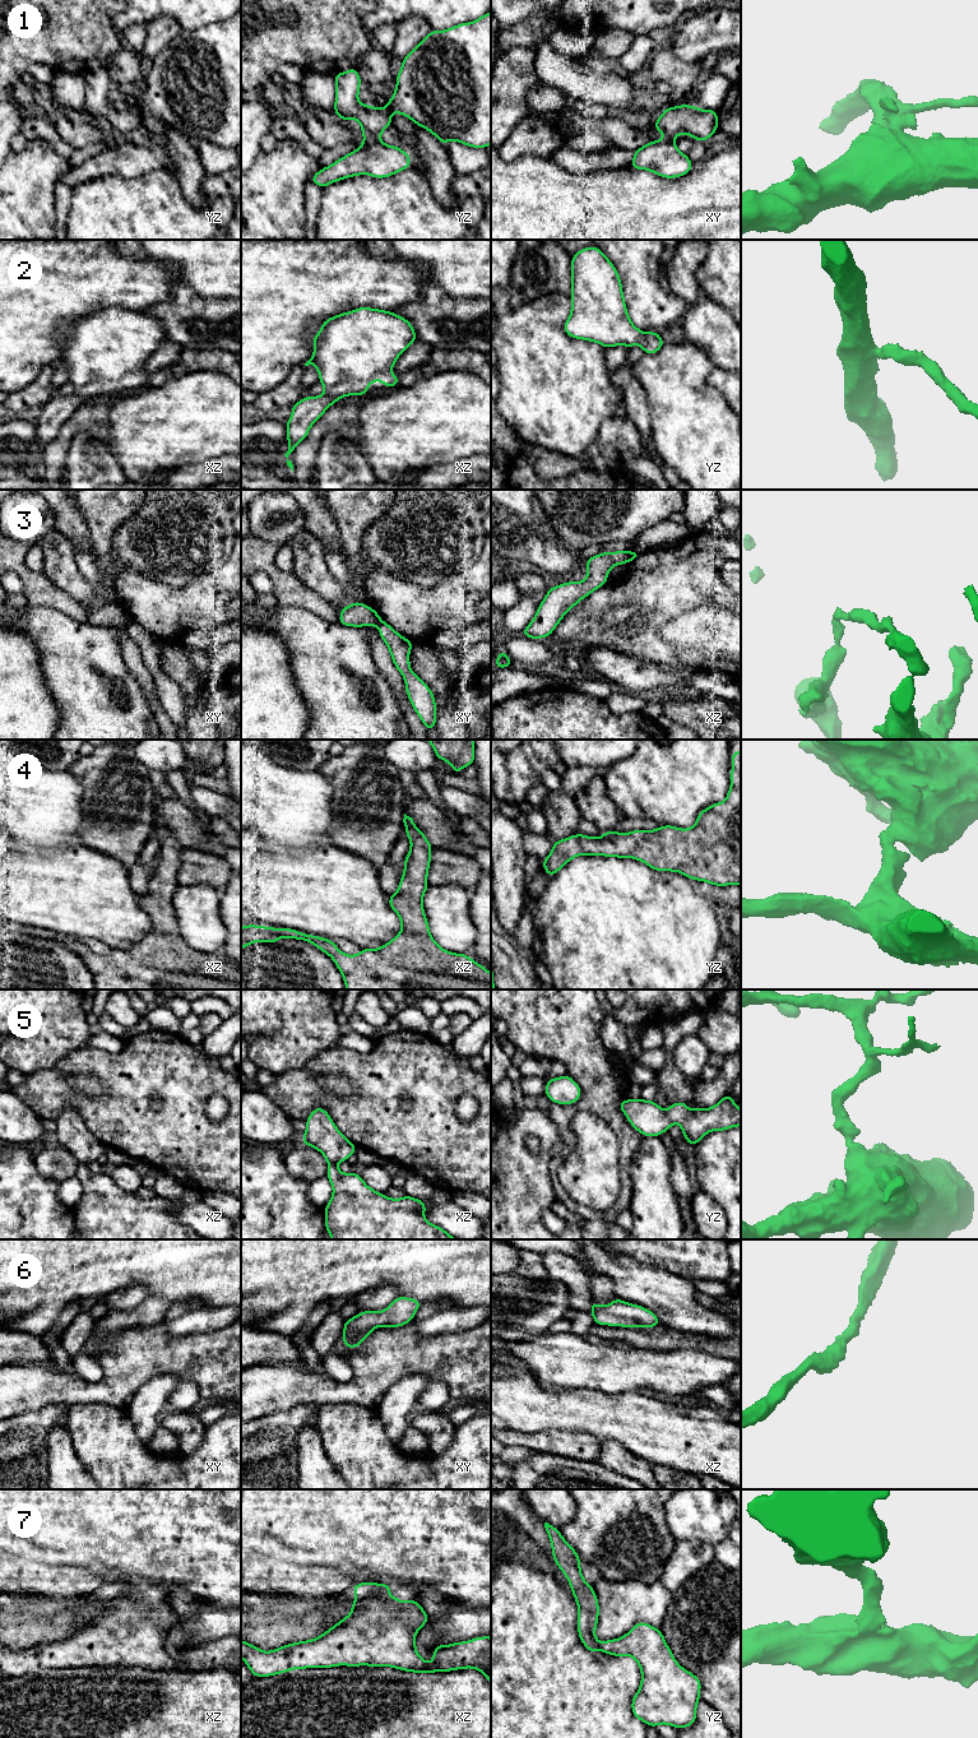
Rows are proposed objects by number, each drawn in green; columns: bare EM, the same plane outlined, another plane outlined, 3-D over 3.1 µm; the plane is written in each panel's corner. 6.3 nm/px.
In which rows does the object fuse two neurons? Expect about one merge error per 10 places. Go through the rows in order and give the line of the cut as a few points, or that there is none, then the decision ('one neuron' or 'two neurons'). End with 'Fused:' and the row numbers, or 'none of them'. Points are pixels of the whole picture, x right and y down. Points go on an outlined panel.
1: cut in yz along (365, 137), (379, 139); two neurons
2: no cut; one neuron
3: cut in xy along (380, 620), (378, 625); two neurons
4: no cut; one neuron
5: no cut; one neuron
6: no cut; one neuron
7: no cut; one neuron
Fused: 1, 3

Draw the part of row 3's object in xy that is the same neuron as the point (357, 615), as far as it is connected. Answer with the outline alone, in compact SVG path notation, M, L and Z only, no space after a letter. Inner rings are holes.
M354 602L349 606L342 607L339 621L343 626L379 626L379 613L365 603Z

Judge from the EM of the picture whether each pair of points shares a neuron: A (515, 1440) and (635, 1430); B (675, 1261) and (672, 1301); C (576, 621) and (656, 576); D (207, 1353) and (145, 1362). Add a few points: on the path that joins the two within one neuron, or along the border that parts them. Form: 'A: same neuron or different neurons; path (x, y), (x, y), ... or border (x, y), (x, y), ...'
A: different neurons; border (557, 1430), (591, 1433), (601, 1442)
B: different neurons; border (645, 1264), (663, 1268), (691, 1282)
C: same neuron; path (596, 606), (610, 594), (622, 593), (636, 587)
D: same neuron; path (191, 1356), (161, 1356)

